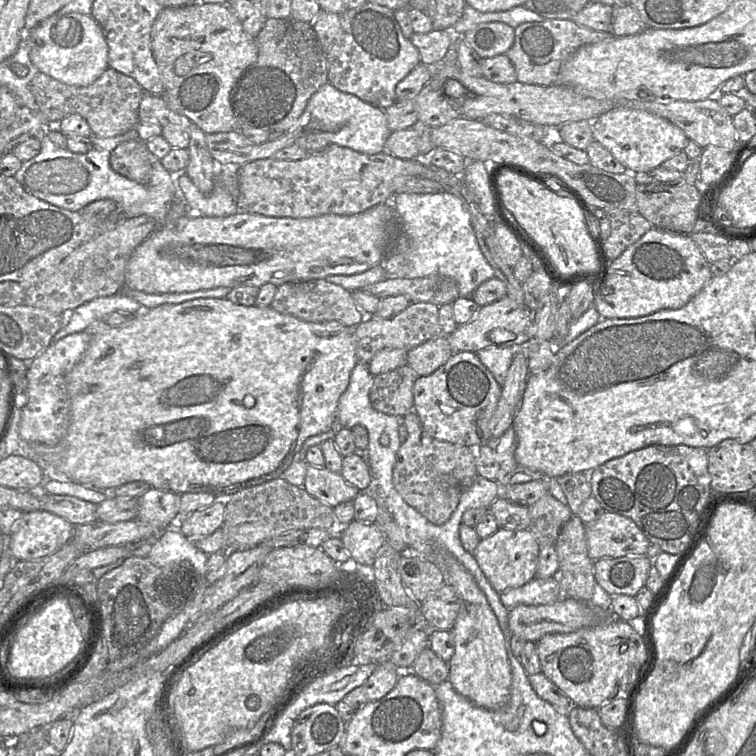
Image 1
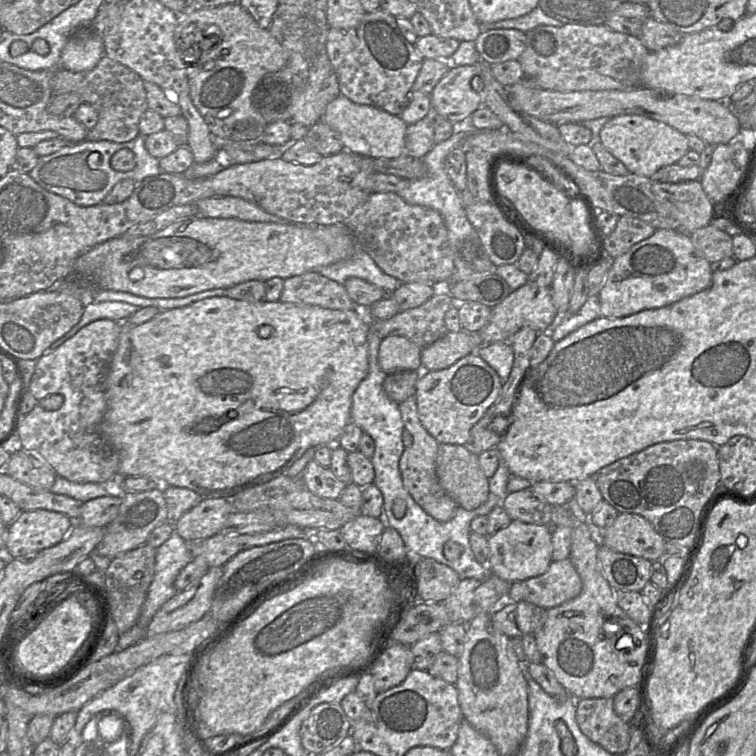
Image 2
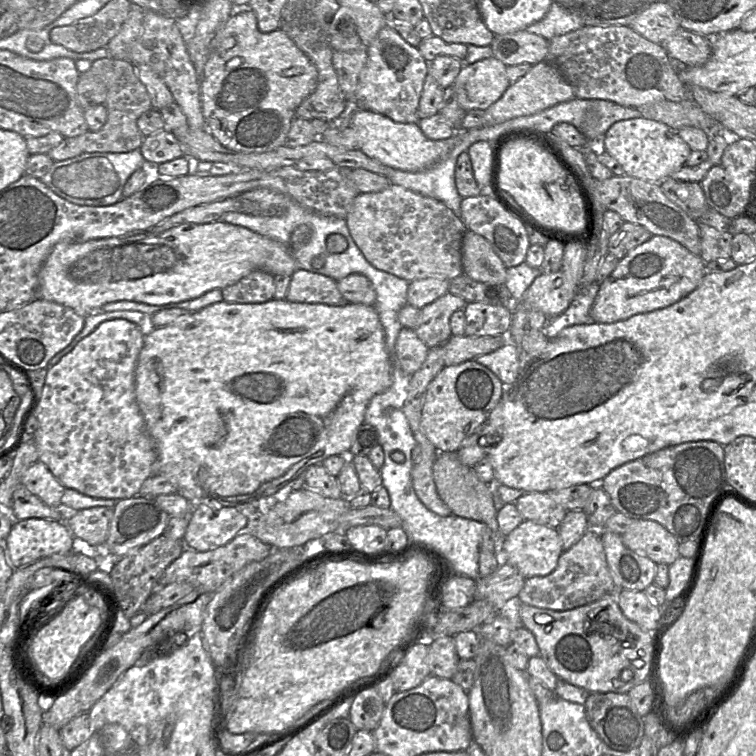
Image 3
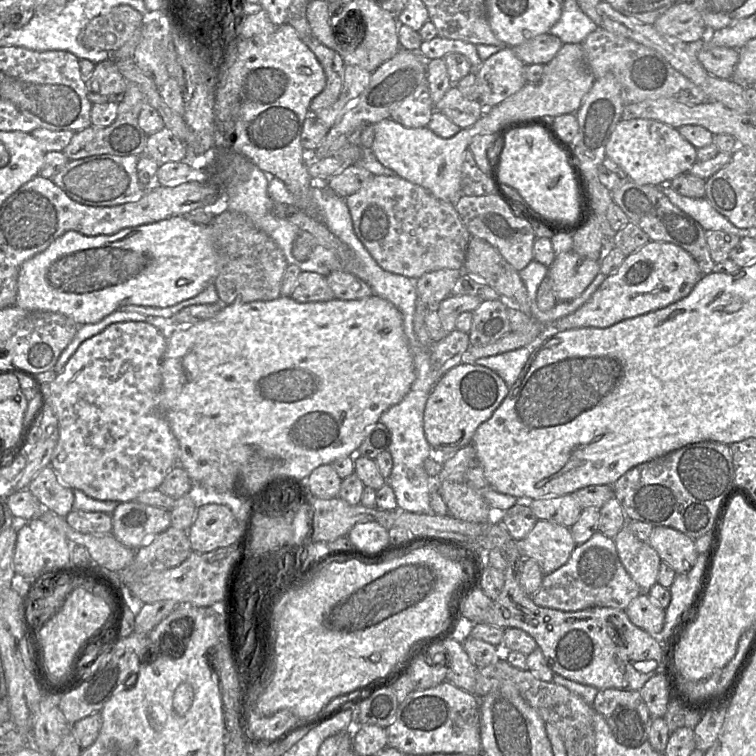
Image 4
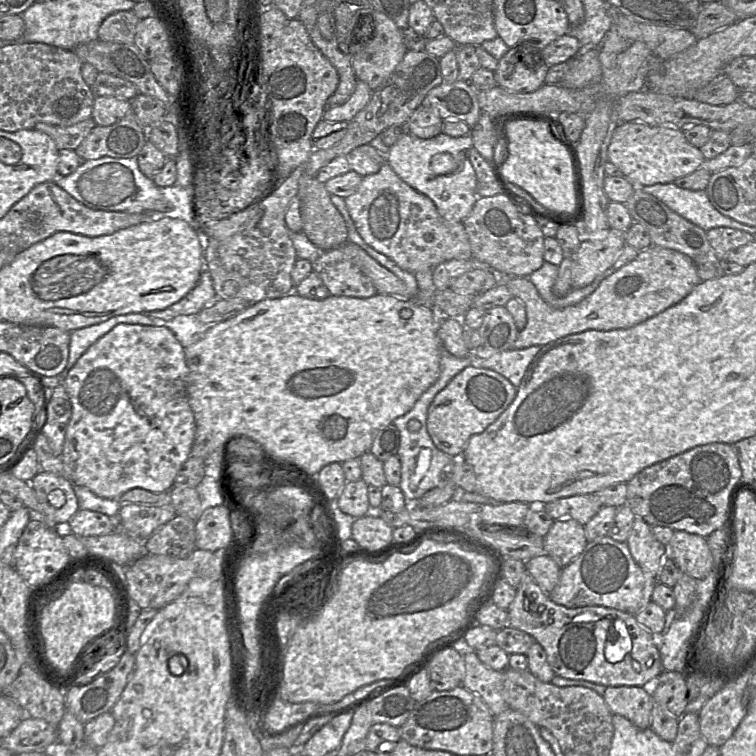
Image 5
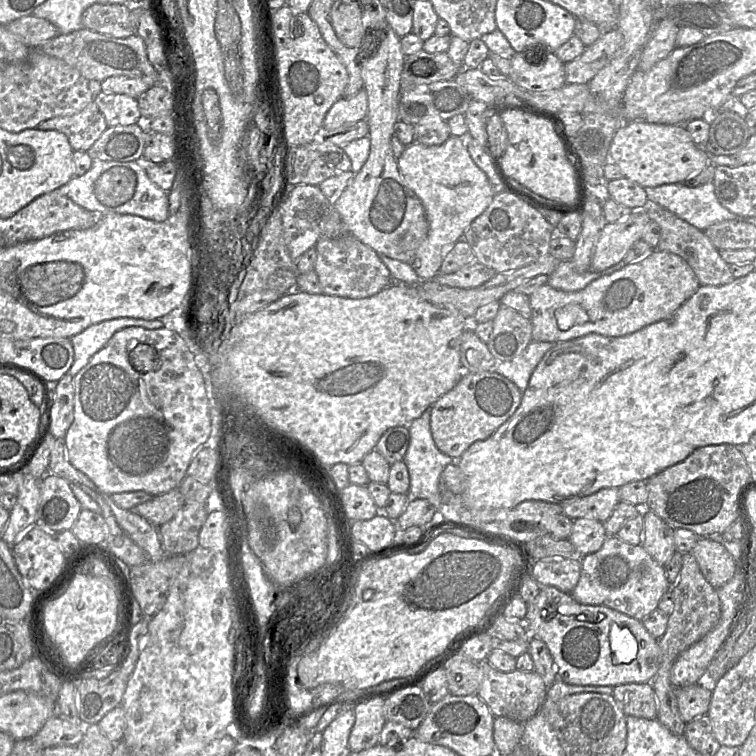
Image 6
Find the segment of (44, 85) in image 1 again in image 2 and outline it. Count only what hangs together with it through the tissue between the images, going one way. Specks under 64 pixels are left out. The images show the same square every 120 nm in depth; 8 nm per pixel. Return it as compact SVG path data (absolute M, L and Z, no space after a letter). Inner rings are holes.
M105 53L97 66L90 71L56 70L51 78L51 88L53 95L77 94L84 103L90 104L97 111L98 122L88 131L86 139L126 143L140 135L139 122L148 110L144 81L137 73L111 60Z

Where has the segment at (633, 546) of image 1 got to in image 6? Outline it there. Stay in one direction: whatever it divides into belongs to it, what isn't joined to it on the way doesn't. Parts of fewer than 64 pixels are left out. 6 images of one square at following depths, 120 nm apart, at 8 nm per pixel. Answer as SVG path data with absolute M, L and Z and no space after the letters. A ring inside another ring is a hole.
M700 537L690 552L705 579L715 588L726 584L736 573L737 562L719 542Z

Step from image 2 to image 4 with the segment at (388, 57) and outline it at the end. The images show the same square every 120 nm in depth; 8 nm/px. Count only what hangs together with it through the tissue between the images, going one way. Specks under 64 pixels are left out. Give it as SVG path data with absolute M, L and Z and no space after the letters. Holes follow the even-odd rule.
M425 80L393 109L390 119L407 128L427 127L434 110Z

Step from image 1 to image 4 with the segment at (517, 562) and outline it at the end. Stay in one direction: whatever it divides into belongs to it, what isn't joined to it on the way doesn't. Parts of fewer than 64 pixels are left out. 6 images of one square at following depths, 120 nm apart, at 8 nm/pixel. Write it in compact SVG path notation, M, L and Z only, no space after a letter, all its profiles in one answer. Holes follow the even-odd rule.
M541 519L517 543L523 558L535 560L544 576L563 566L576 547L569 528Z

